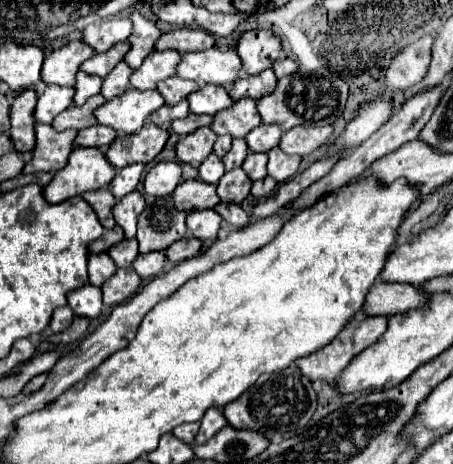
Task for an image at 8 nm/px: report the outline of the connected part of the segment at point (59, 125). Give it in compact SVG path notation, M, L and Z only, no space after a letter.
M96 94L92 98L86 100L84 106L70 106L66 108L64 112L60 112L54 120L52 120L52 128L56 130L68 130L68 128L74 128L74 130L82 130L82 128L88 128L88 126L94 126L96 124L96 118L94 118L94 108L102 106L106 100L102 94Z

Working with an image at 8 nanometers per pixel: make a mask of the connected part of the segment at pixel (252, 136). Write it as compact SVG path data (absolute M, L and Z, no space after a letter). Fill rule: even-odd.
M260 124L252 132L248 132L246 144L248 144L248 148L252 152L268 152L268 150L278 146L280 136L282 136L280 126L264 126L264 124Z

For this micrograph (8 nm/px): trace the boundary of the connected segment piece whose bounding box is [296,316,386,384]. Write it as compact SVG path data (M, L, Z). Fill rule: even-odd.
M370 316L366 320L350 320L344 332L332 340L322 352L312 356L304 356L296 362L296 366L310 376L310 380L326 380L334 382L340 372L350 364L350 360L360 354L366 346L376 342L380 334L386 332L386 318L384 316Z

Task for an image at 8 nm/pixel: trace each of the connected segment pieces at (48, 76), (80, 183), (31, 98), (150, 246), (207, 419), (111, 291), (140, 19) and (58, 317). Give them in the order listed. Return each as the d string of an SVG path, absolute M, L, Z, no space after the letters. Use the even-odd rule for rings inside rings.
M72 40L68 44L64 44L62 48L52 50L46 58L44 58L44 66L42 66L42 82L44 84L58 84L58 86L74 86L76 80L76 72L78 66L88 60L94 54L94 50L84 44L82 40Z
M74 148L68 156L68 164L44 186L44 198L58 204L76 194L98 190L114 176L116 168L104 158L100 148Z
M24 90L18 94L10 108L10 140L18 152L30 152L34 148L34 112L36 106L36 92Z
M170 196L148 198L144 212L138 216L140 252L160 250L164 252L170 244L186 236L186 214L176 210Z
M208 408L208 412L200 420L200 430L194 438L194 446L200 446L200 444L208 442L224 426L226 426L226 420L224 420L220 408Z
M118 268L112 278L108 278L102 284L104 304L116 306L124 300L128 300L140 286L140 276L132 268Z
M132 12L128 16L134 24L134 30L132 30L132 36L128 38L128 44L130 44L130 50L128 50L128 56L124 56L124 62L130 66L130 68L138 68L142 64L142 60L154 50L154 42L160 38L160 30L158 26L144 18L142 14L138 12Z
M62 306L52 314L52 322L50 322L50 330L52 332L64 332L74 320L74 312L70 310L70 306Z

